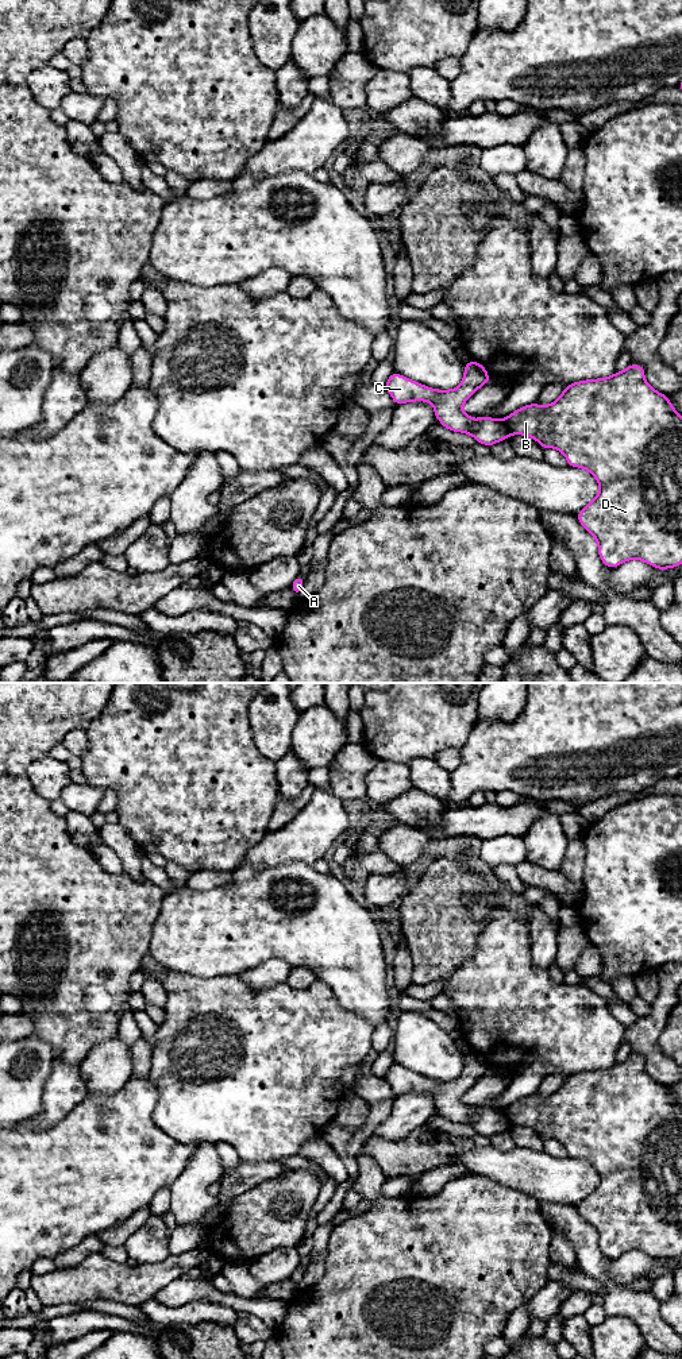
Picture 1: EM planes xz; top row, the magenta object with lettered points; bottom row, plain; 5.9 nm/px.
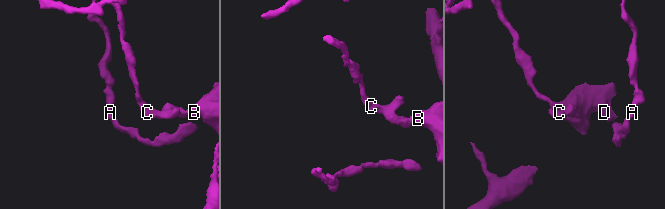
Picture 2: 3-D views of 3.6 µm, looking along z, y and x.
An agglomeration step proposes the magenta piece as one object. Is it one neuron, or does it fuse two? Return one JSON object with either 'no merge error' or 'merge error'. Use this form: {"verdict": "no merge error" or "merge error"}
{"verdict": "merge error"}

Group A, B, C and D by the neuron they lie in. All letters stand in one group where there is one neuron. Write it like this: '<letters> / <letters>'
A C / B D

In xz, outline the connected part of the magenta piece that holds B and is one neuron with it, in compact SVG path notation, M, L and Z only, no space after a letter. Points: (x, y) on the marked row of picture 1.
M632 363L625 370L614 372L608 378L587 379L570 383L565 387L560 397L550 405L542 406L531 404L521 406L516 412L504 418L512 435L524 435L535 439L544 449L556 448L567 459L571 467L587 470L598 482L600 491L578 514L579 524L594 536L598 544L598 555L601 561L614 568L624 561L637 559L658 570L674 568L682 564L682 417L670 404L667 395L654 390L644 378L644 367Z

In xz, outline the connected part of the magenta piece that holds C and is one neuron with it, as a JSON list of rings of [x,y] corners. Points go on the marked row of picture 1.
[[[471,360],[465,364],[465,375],[461,385],[451,390],[436,390],[417,383],[398,372],[393,372],[385,385],[396,405],[413,401],[431,402],[435,417],[443,426],[452,432],[471,435],[477,443],[492,447],[510,436],[508,426],[501,420],[479,416],[477,421],[462,412],[462,405],[485,383],[490,375],[485,367]]]

